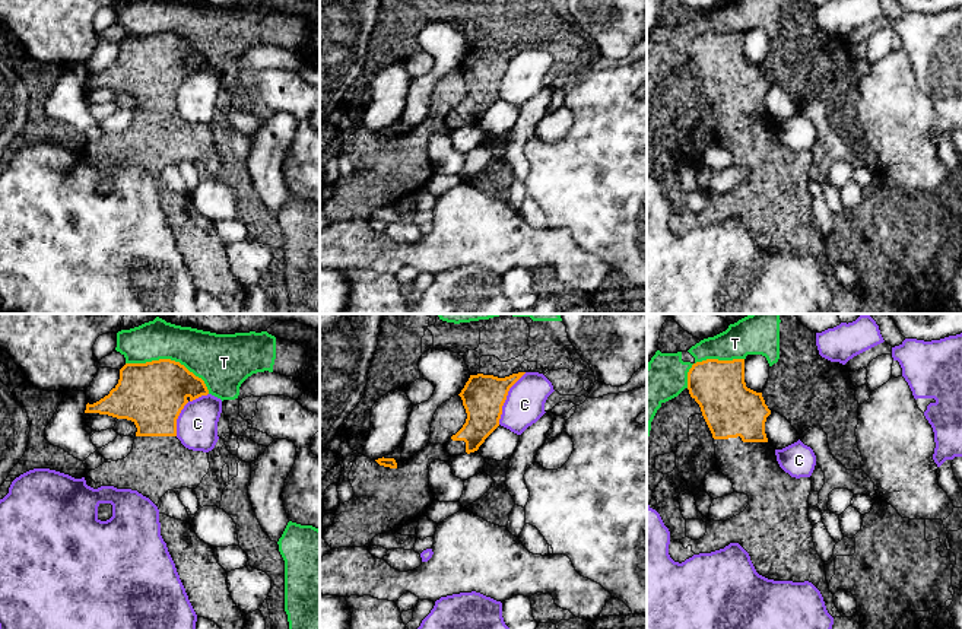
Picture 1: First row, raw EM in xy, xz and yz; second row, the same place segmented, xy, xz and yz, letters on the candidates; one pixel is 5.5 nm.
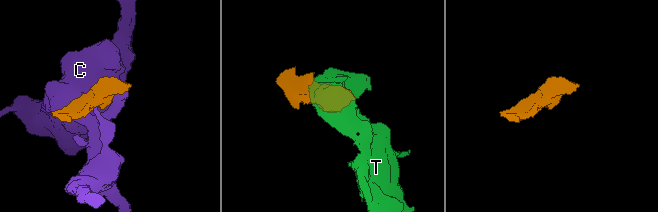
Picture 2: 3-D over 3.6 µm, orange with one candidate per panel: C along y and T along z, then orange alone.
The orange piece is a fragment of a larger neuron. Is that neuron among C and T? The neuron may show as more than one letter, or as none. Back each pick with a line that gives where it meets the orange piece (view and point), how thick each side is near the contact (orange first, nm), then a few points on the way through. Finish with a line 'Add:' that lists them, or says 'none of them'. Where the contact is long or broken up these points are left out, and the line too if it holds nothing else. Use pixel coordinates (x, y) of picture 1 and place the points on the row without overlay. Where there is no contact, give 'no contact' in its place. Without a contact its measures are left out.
Add: none of them

